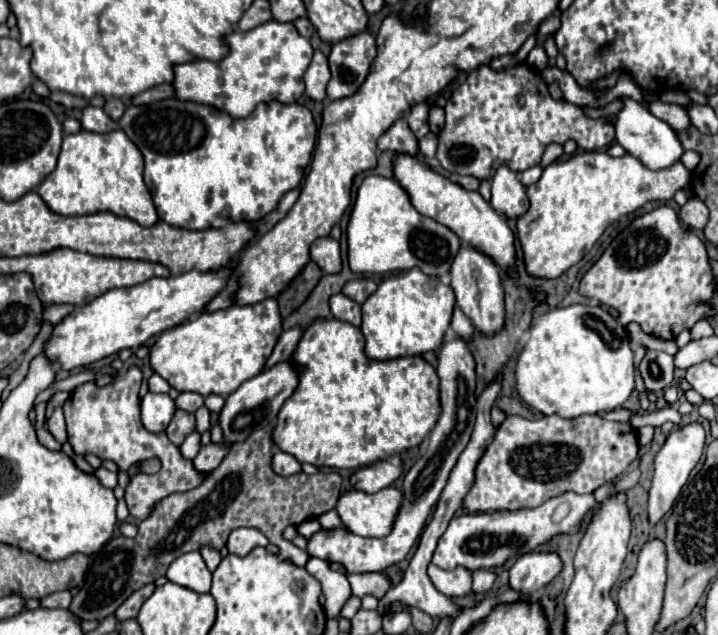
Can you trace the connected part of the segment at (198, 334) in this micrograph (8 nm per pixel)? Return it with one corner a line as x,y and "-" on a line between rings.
274,298
252,306
230,306
182,322
162,332
150,350
150,366
178,392
196,392
202,396
228,396
236,388
264,370
268,356
282,332
282,318

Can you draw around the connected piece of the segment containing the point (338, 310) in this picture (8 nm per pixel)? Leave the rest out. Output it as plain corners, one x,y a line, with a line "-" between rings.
336,294
330,298
330,308
332,308
332,316
336,320
342,320
342,322
348,322
352,326
360,326
362,324
362,314
360,314
360,306
350,300
348,296
344,294

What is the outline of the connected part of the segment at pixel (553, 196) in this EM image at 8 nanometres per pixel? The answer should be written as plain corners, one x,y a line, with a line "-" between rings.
576,152
570,158
556,160
544,168
542,178
528,186
530,210
518,218
518,238
522,242
526,270
540,278
558,278
570,266
582,260
604,230
622,218
636,212
648,202
666,202
676,190
690,182
690,172
684,164
674,164
666,170
648,170
630,154
612,158
606,152

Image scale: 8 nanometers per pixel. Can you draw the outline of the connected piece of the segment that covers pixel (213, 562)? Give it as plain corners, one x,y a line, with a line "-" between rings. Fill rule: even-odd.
204,546
204,548
200,550
200,554
202,554
202,558
204,558
204,562
206,562
208,570
210,570
210,572
214,572
214,570
218,568
220,560
222,560
220,552
218,552
218,550
214,550
214,548
210,548
210,546

